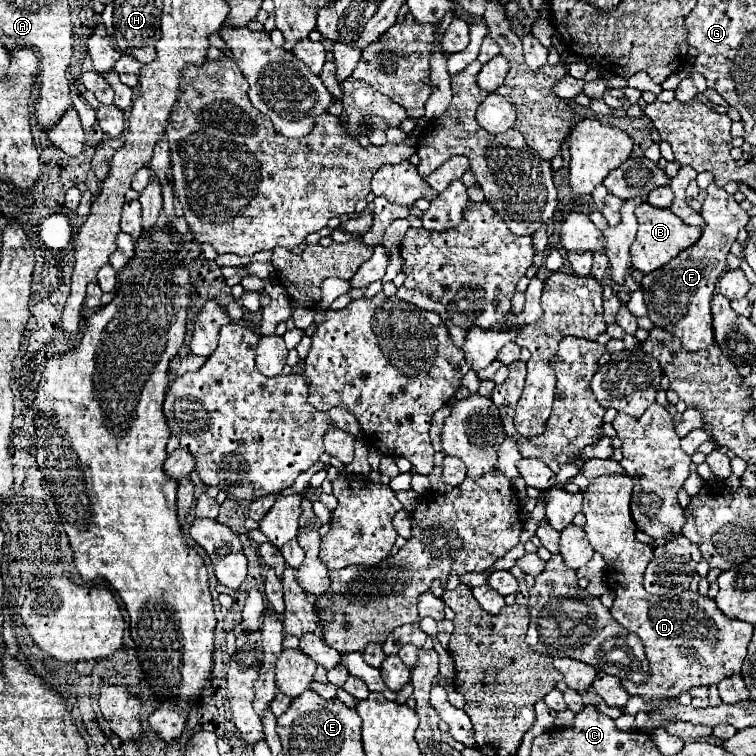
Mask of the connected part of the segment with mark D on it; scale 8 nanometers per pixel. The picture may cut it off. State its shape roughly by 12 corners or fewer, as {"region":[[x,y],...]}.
{"region":[[631,476],[583,492],[583,530],[607,564],[613,618],[651,680],[679,696],[741,672],[753,626],[693,592],[651,596]]}

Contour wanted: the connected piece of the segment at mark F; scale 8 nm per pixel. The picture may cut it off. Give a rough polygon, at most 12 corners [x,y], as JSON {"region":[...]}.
{"region":[[713,182],[701,238],[645,274],[655,326],[715,342],[711,298],[749,214]]}

